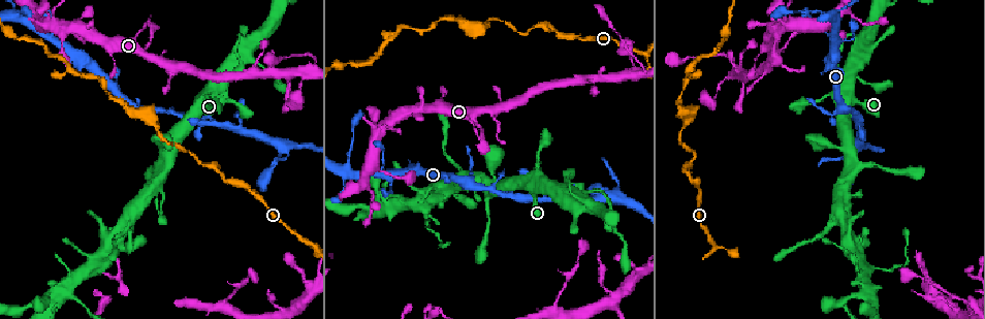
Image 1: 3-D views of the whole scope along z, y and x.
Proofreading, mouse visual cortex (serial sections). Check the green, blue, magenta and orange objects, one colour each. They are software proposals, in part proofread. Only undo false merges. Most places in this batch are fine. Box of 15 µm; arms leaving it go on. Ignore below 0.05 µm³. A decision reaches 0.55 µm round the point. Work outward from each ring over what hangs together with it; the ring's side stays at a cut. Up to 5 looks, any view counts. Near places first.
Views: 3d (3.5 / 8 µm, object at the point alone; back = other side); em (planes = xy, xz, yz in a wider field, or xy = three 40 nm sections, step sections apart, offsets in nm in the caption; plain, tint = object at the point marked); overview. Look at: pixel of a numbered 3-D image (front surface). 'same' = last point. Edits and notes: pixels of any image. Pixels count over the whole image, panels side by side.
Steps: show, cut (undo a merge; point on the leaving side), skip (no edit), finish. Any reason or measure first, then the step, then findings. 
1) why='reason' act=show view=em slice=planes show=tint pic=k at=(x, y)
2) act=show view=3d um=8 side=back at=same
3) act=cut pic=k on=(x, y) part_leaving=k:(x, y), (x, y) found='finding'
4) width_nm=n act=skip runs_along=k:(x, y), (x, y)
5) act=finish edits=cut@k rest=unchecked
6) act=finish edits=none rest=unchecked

why='thick turns thin' act=show view=3d um=3.5 pic=1 at=(856, 34)

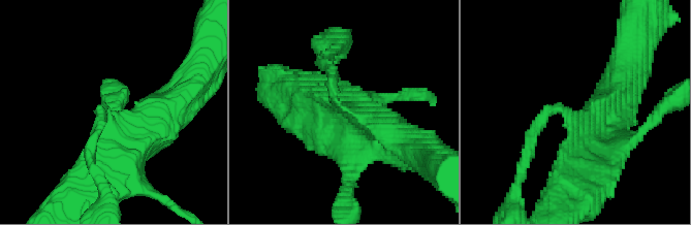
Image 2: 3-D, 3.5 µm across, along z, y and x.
why='now the EM' act=show view=em slice=xy step=3 show=tint pic=2 at=(566, 116)

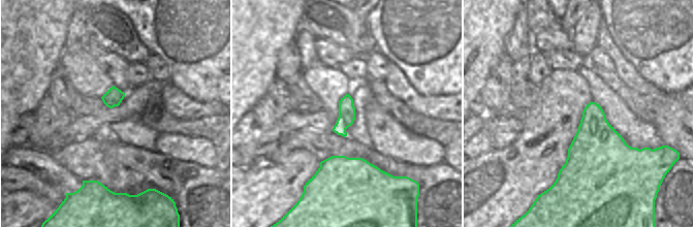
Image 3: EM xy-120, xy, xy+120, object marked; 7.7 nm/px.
arm_widths_nm=200,700 act=skip runs_along=2:(336, 110), (352, 116), (320, 62) found='one cell here'

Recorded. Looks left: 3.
why='thin neck' act=show view=3d um=3.5 pic=1 at=(796, 10)

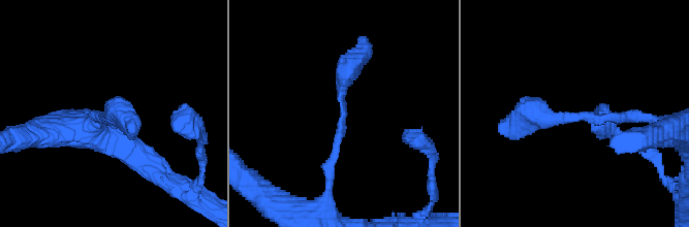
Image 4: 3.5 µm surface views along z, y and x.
arm_widths_nm=150,300 why='now the EM' act=show view=em slice=xy step=3 show=tint pic=4 at=(572, 118)

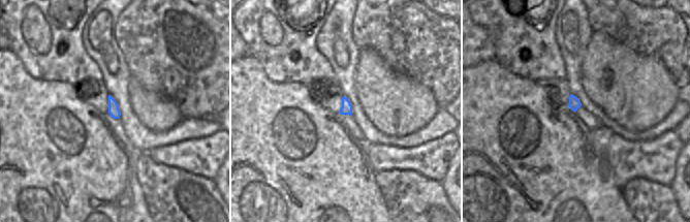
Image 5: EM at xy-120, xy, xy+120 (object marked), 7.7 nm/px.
width_nm=90 act=skip runs_along=4:(329, 177), (341, 132), (341, 85), (364, 51) found='one cell here'

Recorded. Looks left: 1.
act=finish edits=none rest=unchecked

